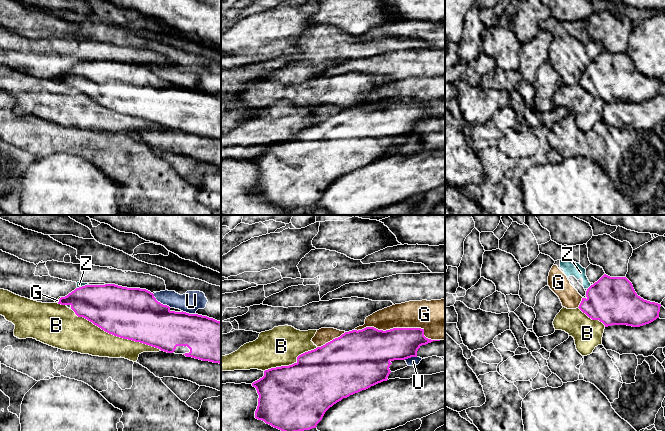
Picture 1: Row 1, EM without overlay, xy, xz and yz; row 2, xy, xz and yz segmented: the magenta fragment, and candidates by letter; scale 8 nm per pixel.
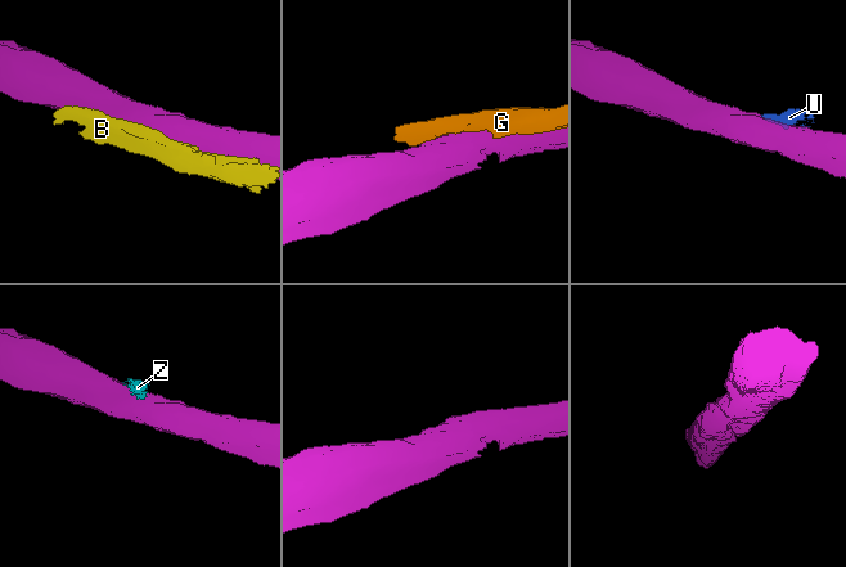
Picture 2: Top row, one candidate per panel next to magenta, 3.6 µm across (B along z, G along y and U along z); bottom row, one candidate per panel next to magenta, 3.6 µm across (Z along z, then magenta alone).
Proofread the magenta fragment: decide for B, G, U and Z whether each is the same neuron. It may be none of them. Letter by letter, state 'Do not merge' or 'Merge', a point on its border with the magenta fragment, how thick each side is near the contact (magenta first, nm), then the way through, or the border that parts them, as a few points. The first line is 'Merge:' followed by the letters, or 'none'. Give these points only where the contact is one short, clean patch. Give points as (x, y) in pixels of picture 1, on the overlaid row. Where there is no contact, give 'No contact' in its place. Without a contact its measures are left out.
Merge: none
B: Do not merge. Touches magenta at xy (116, 335). Thickness 420 nm (magenta) against 260 nm
G: Do not merge. Touches magenta at xz (399, 328). Thickness 300 nm (magenta) against 240 nm
U: Do not merge. Touches magenta at xy (160, 303). Thickness 420 nm (magenta) against 170 nm. Boundary: xy (153, 294), (158, 301), (170, 307)
Z: Do not merge. Touches magenta at yz (589, 287). Thickness 380 nm (magenta) against 120 nm. Boundary: yz (591, 285), (587, 289)

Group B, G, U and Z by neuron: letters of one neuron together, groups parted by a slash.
B / G Z / U

